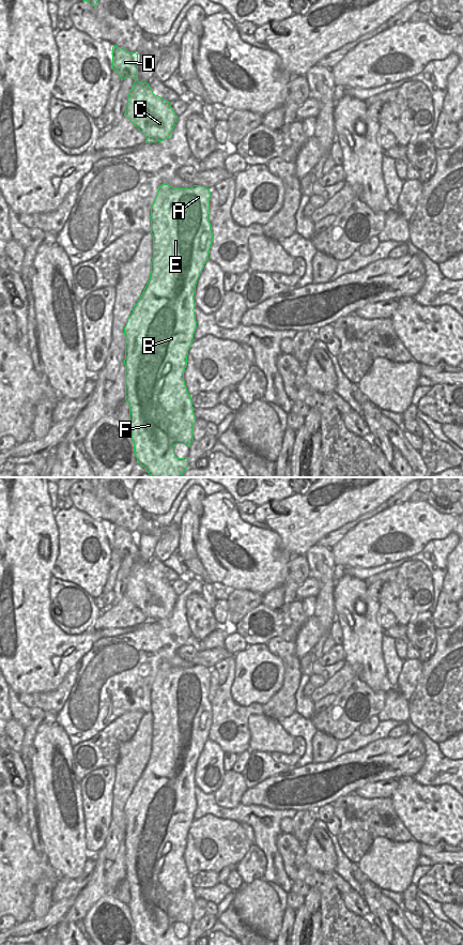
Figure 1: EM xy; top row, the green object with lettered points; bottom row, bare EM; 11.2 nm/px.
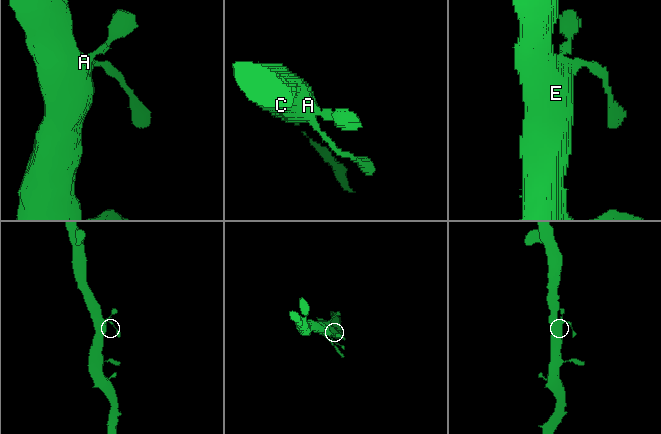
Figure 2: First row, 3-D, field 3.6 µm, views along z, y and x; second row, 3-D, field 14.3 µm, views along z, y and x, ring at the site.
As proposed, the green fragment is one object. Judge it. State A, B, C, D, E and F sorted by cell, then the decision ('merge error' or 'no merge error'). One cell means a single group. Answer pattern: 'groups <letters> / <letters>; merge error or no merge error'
groups A B C D E F; no merge error

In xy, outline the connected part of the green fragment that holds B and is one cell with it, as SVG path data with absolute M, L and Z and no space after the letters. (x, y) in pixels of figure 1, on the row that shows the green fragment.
M201 185L190 188L159 186L150 216L153 235L150 279L124 327L125 400L129 405L127 427L137 462L153 477L183 477L188 468L188 457L178 458L174 447L176 444L189 447L194 441L196 416L184 371L197 327L194 311L196 285L213 242L209 222L210 197L210 188Z

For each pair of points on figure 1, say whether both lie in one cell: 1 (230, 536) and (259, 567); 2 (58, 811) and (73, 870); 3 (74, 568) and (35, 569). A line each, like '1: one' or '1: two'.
1: one
2: one
3: two

